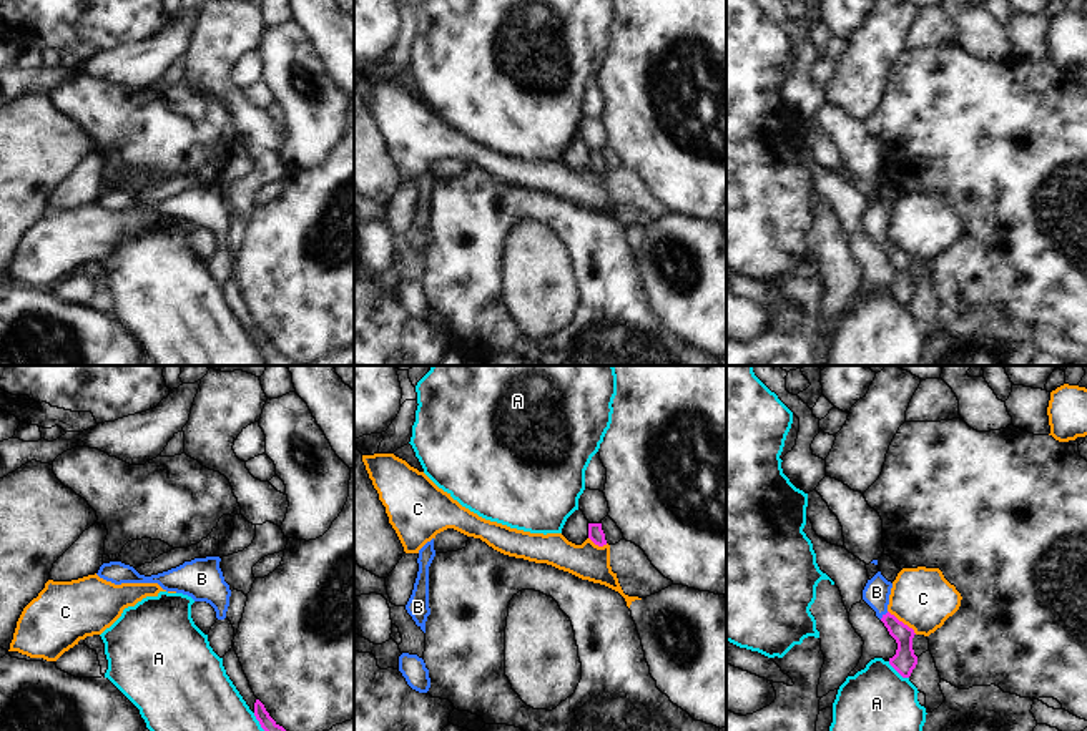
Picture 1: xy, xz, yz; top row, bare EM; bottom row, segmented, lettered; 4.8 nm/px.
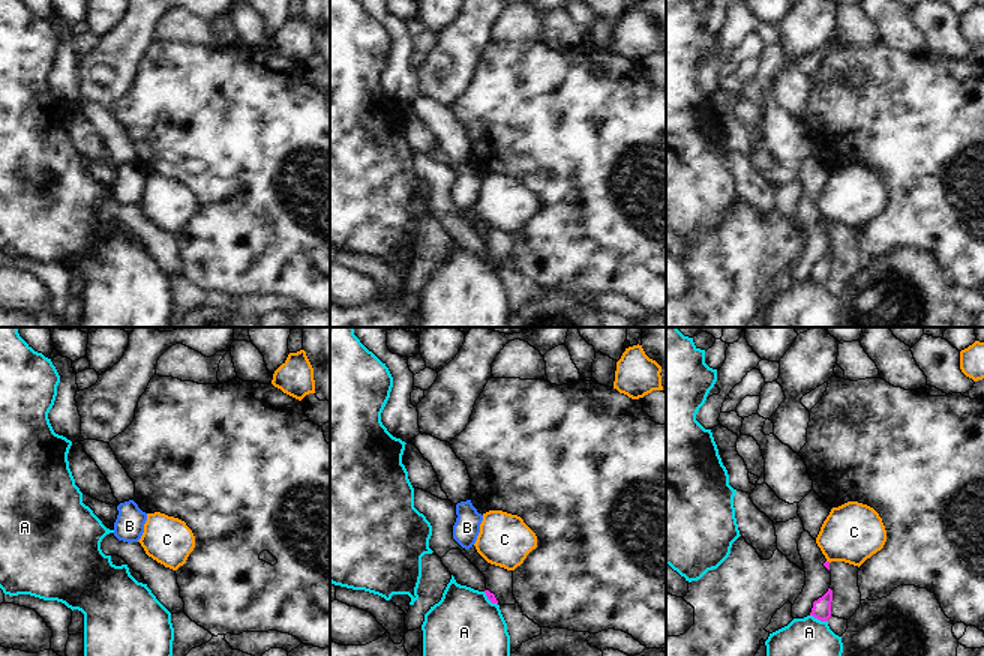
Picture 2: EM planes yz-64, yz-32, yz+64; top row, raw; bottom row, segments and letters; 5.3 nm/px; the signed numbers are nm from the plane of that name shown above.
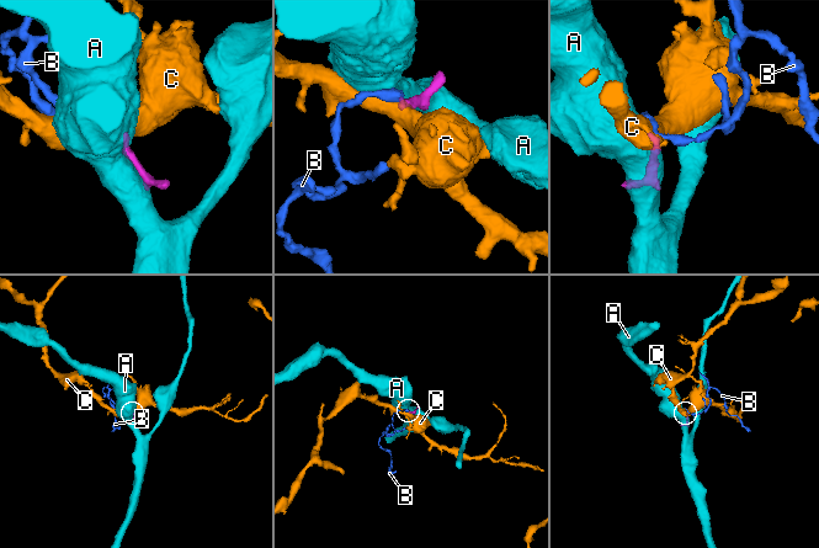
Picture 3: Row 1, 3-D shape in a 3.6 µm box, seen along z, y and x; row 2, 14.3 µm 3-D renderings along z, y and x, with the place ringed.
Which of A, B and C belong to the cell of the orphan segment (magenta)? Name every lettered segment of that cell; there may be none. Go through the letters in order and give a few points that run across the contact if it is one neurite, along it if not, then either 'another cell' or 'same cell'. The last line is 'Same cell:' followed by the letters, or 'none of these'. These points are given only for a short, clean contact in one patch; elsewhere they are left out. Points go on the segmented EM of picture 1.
A: another cell
B: yz (905, 660), (905, 638), (883, 615), (876, 592) | same cell
C: yz (888, 610), (916, 633) | another cell
Same cell: B

